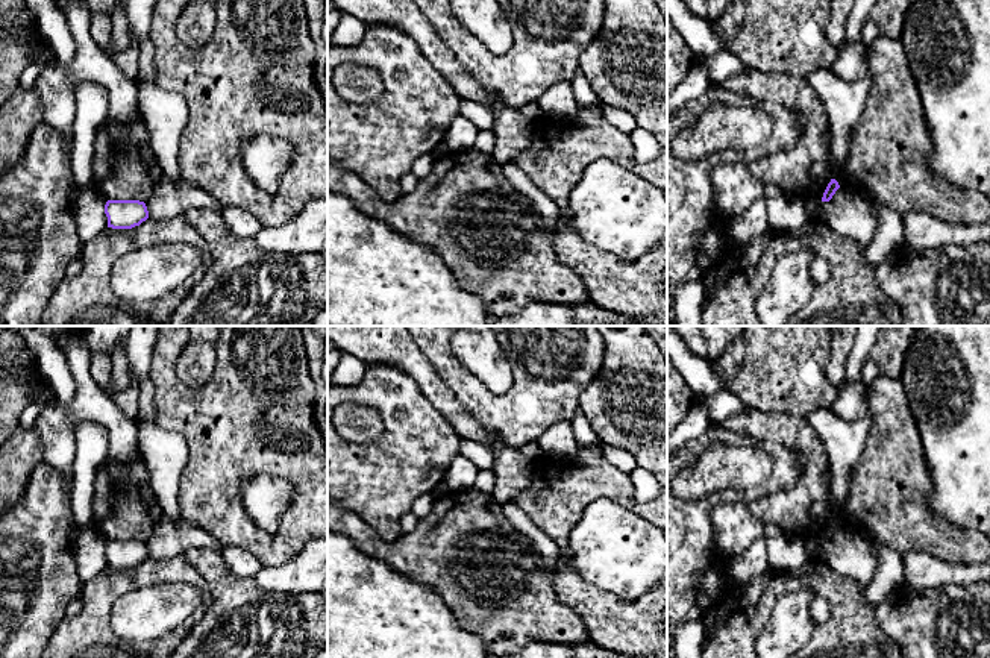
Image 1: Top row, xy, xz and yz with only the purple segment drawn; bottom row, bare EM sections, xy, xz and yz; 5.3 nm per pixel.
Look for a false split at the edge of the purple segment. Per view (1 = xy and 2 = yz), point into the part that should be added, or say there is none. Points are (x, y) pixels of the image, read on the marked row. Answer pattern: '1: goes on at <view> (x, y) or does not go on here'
1: does not go on here
2: does not go on here

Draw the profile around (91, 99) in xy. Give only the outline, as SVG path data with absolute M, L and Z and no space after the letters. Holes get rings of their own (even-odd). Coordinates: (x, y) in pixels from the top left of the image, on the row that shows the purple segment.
M83 80L74 86L74 102L70 159L74 185L82 191L94 186L91 162L99 126L108 115L108 91L97 82Z

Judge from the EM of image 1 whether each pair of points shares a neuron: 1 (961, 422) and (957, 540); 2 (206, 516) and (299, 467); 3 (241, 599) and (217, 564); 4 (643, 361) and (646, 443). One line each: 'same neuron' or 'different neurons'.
1: different neurons
2: same neuron
3: same neuron
4: same neuron

